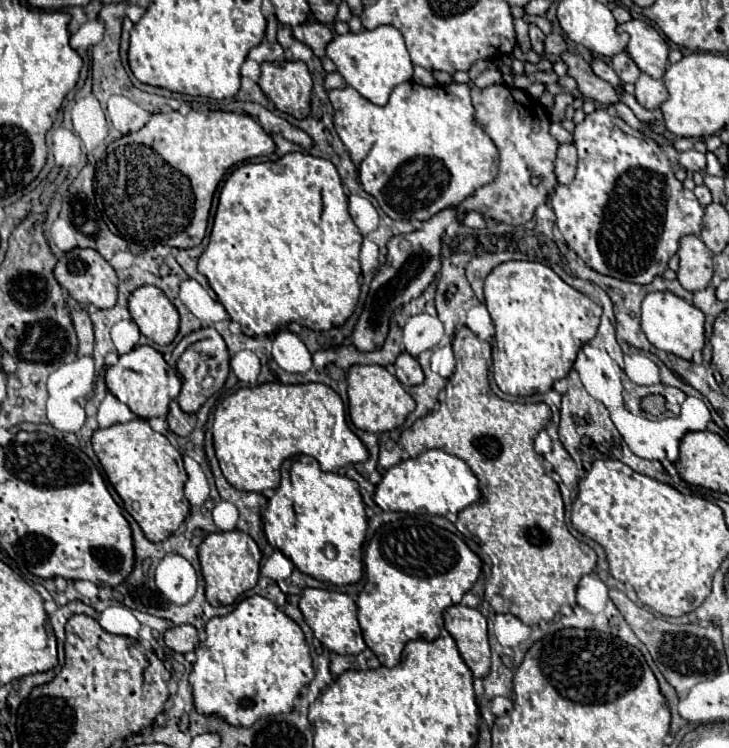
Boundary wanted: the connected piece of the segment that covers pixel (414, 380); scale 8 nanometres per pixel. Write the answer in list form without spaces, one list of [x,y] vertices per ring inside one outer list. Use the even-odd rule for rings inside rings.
[[[401,353],[395,361],[395,377],[401,381],[403,387],[413,387],[423,383],[423,371],[415,357]]]

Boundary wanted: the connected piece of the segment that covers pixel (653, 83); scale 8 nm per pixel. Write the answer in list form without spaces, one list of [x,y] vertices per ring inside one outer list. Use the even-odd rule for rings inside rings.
[[[645,73],[639,75],[633,95],[639,101],[639,105],[643,105],[649,111],[661,107],[661,103],[665,103],[667,97],[669,97],[669,93],[665,89],[665,83],[661,79],[651,79]]]

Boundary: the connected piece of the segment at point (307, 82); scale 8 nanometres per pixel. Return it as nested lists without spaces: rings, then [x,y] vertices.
[[[261,63],[259,87],[279,111],[293,115],[295,119],[305,119],[309,115],[313,81],[305,63]]]

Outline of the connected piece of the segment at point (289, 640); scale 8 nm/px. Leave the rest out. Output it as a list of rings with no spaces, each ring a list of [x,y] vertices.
[[[261,595],[243,599],[225,617],[209,619],[205,631],[207,639],[195,649],[197,661],[189,673],[195,709],[201,715],[215,715],[233,727],[251,727],[255,721],[267,715],[291,713],[301,689],[307,687],[315,677],[310,650],[301,627],[283,611],[279,611],[273,601]]]

